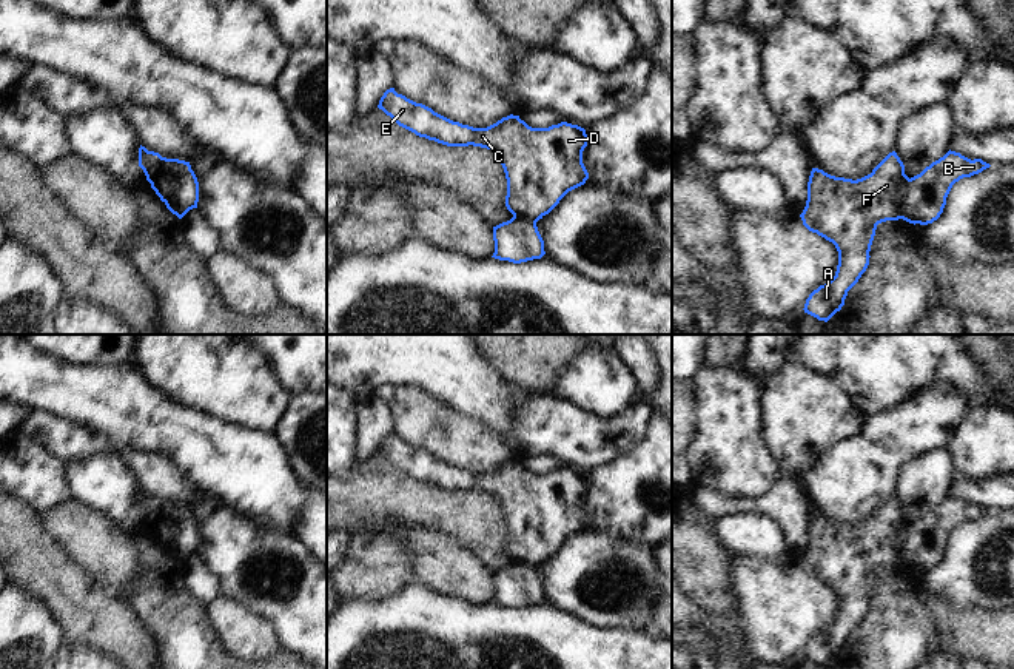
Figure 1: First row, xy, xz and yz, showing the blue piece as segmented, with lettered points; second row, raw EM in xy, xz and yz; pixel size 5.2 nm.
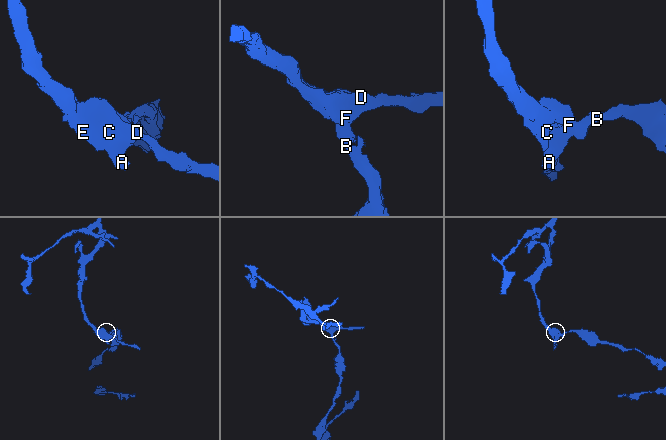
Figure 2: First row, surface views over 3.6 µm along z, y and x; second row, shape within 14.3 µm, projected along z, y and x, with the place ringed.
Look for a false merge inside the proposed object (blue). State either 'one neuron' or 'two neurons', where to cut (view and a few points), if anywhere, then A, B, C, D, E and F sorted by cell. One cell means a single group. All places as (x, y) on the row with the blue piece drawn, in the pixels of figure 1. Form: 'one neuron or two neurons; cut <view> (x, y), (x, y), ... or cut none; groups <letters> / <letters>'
two neurons; cut yz (909, 179), (900, 207), (900, 218); groups A C D E F / B

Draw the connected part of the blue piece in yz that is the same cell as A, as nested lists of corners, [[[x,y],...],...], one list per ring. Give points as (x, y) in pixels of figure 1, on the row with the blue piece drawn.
[[[895,151],[857,180],[812,168],[800,217],[809,231],[835,245],[838,265],[835,276],[809,294],[804,313],[828,322],[841,310],[848,291],[869,265],[877,225],[902,219],[908,183],[905,165]]]

